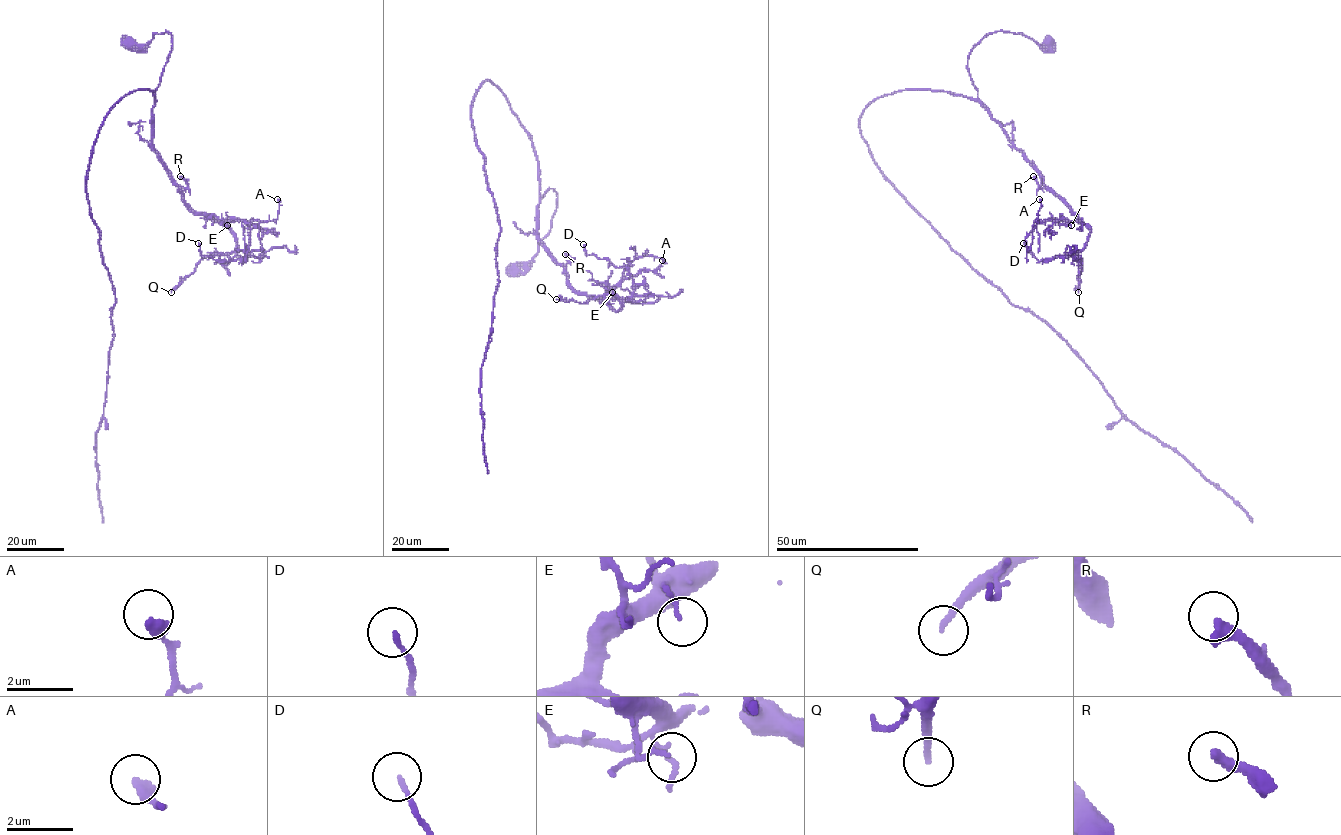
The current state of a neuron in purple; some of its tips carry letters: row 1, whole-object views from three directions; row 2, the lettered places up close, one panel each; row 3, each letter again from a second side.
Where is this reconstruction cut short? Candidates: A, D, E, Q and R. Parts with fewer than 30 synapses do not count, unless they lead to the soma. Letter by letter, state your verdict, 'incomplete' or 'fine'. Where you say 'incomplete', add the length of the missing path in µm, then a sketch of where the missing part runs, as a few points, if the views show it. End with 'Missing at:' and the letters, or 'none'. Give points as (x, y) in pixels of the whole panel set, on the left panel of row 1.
A: fine
D: fine
E: fine
Q: fine
R: fine
Missing at: none

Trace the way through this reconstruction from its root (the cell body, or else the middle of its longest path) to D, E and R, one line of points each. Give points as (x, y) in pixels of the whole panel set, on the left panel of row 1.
D: (128, 46), (171, 35), (152, 147), (181, 199), (217, 218), (248, 255), (217, 261), (198, 243)
E: (128, 46), (140, 48), (165, 31), (171, 35), (172, 48), (155, 91), (152, 147), (181, 199), (227, 225)
R: (128, 46), (171, 35), (155, 91), (152, 147), (187, 189), (180, 176)

